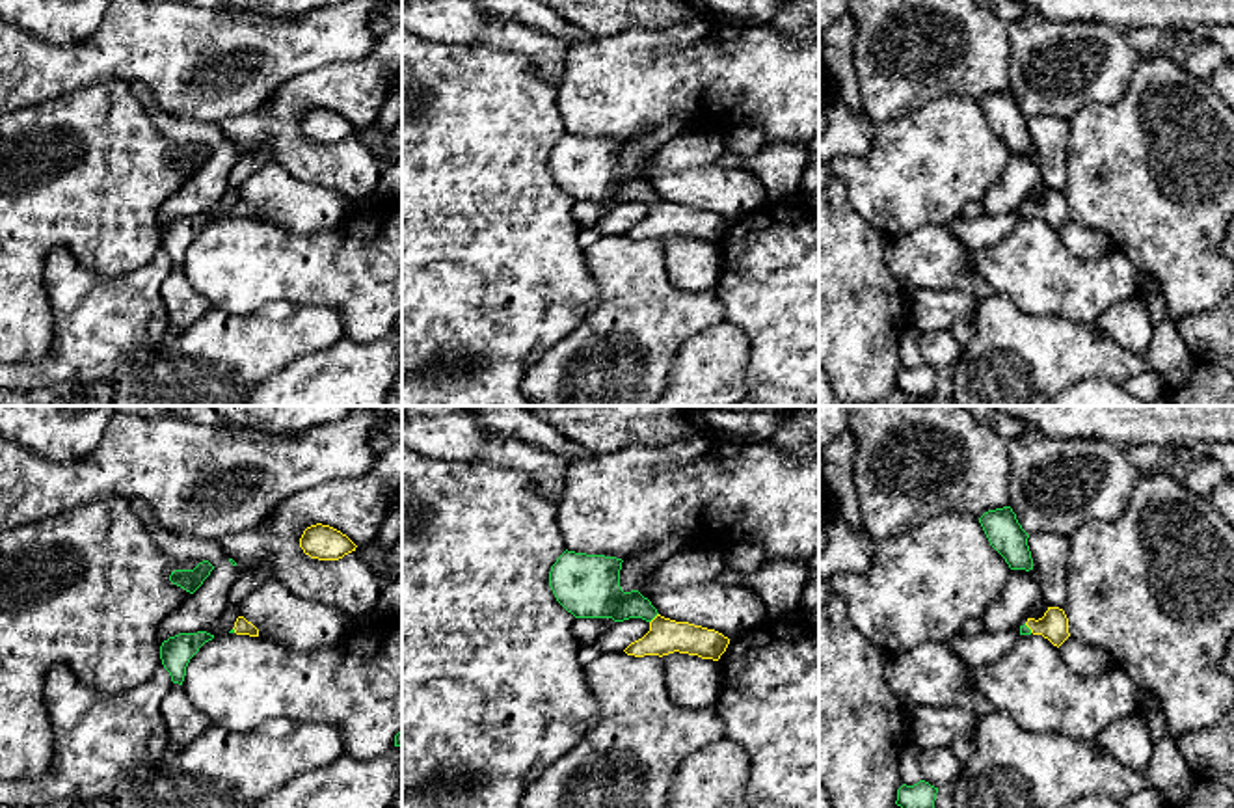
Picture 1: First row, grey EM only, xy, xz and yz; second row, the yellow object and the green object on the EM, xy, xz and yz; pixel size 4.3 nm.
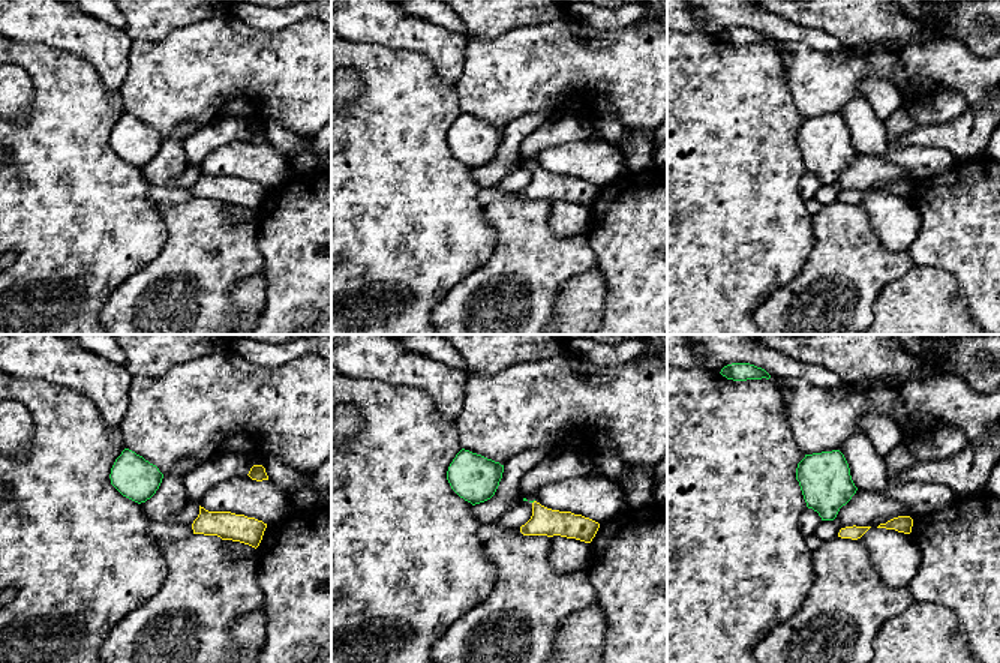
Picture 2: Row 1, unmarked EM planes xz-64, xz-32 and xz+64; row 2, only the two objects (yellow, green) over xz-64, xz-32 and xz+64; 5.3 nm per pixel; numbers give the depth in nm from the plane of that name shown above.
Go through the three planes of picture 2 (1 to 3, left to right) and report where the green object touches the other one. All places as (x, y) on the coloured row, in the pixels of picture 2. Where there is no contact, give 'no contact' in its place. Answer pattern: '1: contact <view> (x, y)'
1: no contact
2: no contact
3: no contact

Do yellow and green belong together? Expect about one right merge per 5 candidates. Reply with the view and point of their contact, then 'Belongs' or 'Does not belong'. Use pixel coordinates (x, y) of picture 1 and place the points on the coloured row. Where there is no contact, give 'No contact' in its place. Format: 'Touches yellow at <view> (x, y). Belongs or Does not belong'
Touches yellow at xz (654, 619). Belongs

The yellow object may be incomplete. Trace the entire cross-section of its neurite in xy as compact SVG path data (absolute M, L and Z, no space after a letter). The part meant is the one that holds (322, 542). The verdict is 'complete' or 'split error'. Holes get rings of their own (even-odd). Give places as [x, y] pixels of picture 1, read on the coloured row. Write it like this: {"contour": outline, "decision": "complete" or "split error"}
{"contour": "M311 525L300 538L300 547L305 555L318 560L339 560L355 551L355 544L341 531L329 525Z", "decision": "complete"}

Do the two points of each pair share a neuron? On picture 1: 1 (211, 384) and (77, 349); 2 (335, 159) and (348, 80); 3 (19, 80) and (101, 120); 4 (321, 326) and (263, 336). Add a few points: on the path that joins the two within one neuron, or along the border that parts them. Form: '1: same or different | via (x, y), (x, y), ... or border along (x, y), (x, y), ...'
1: same | via (177, 350), (170, 343), (110, 343)
2: same | via (306, 149), (291, 134), (291, 114), (319, 88)
3: different | border along (97, 82), (19, 110)
4: same | via (306, 330), (278, 334)

